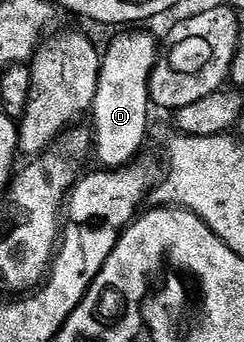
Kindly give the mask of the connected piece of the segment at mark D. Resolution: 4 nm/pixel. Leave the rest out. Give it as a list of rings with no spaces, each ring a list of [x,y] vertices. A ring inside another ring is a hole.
[[[122,31],[102,53],[100,79],[96,83],[96,99],[92,110],[92,153],[98,156],[98,165],[118,169],[129,165],[143,152],[146,128],[150,125],[150,75],[158,62],[159,42],[150,33]]]

